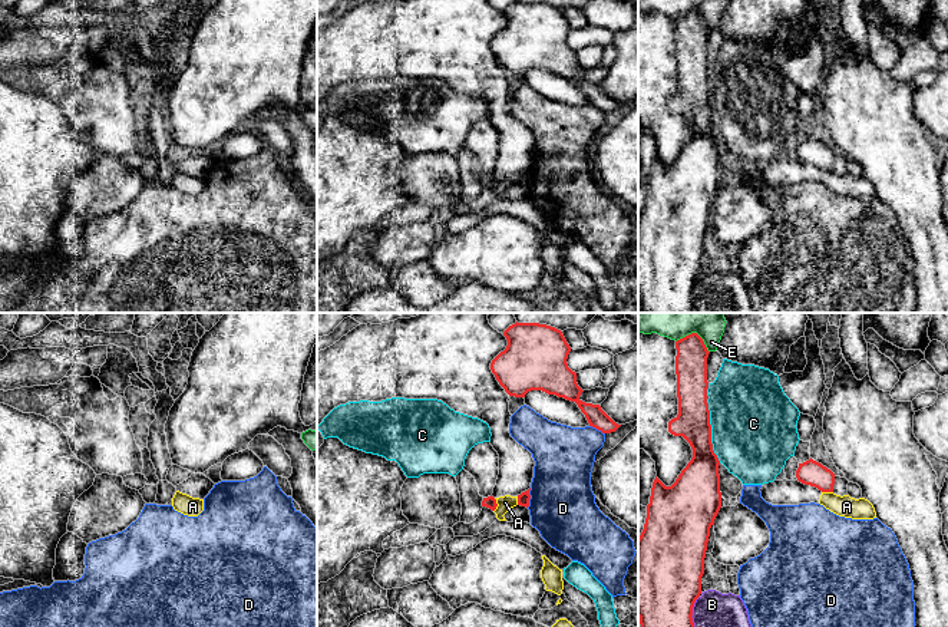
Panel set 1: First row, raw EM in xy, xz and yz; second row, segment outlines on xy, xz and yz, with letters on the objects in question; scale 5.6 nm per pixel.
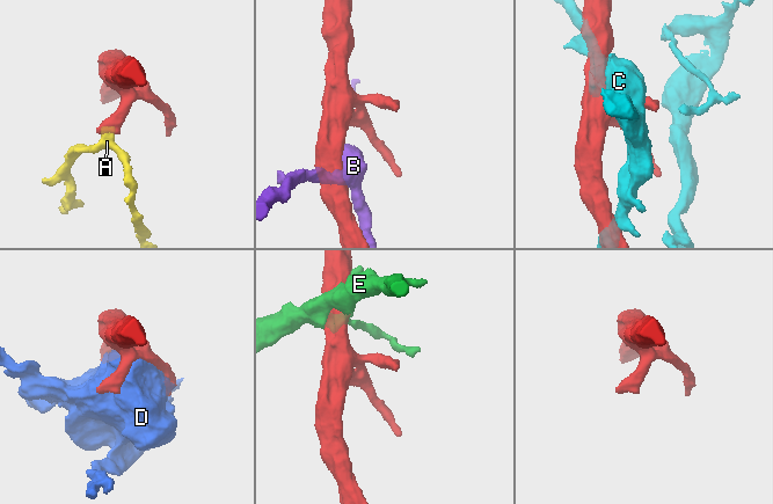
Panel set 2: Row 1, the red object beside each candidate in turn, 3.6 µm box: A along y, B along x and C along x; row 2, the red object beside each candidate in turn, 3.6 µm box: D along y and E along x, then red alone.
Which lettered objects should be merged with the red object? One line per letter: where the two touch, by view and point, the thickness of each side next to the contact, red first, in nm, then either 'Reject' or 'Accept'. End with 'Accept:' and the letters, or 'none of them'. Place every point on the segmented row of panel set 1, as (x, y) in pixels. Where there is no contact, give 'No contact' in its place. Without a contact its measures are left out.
A: Touches red at xz (496, 505). Thickness 70 nm (red) against 80 nm. Reject
B: Touches red at yz (691, 611). Thickness 460 nm (red) against 200 nm. Reject
C: Touches red at yz (709, 423). Thickness 190 nm (red) against 480 nm. Reject
D: Touches red at xz (529, 498). Thickness 70 nm (red) against 380 nm. Reject
E: Touches red at yz (696, 333). Thickness 180 nm (red) against 280 nm. Reject
Accept: none of them

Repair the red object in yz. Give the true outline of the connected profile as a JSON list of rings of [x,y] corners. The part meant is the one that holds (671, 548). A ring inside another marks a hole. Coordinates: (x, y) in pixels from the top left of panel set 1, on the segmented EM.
[[[697,333],[676,341],[676,374],[678,415],[668,422],[668,432],[683,436],[693,449],[693,458],[671,486],[665,486],[657,476],[653,482],[644,529],[638,537],[638,618],[641,627],[694,627],[693,607],[701,594],[701,577],[710,528],[721,508],[720,461],[713,451],[710,410],[707,403],[707,357],[708,350]]]

